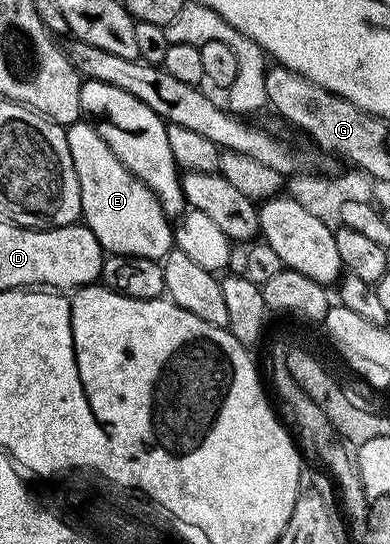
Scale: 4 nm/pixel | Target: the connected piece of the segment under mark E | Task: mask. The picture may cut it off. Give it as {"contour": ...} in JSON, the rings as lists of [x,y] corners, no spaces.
{"contour":[[[79,121],[69,124],[66,127],[66,136],[68,153],[72,153],[72,165],[80,181],[84,226],[93,233],[96,241],[100,241],[103,252],[128,257],[148,257],[159,261],[165,259],[167,253],[175,246],[174,227],[164,213],[164,209],[160,209],[160,201],[156,201],[152,192],[118,160],[116,153],[112,153],[112,149],[108,149],[100,133],[96,133],[96,129],[89,122]]]}

